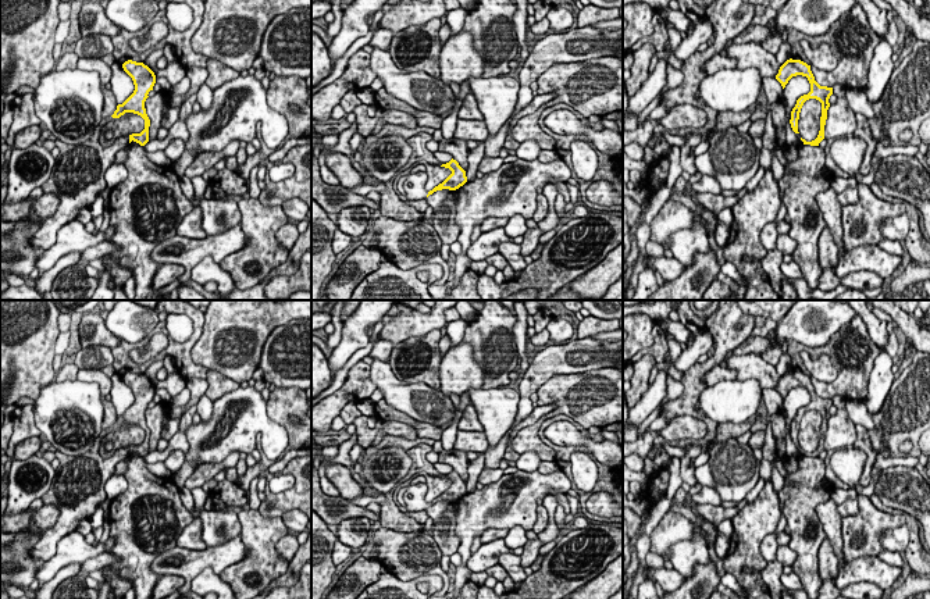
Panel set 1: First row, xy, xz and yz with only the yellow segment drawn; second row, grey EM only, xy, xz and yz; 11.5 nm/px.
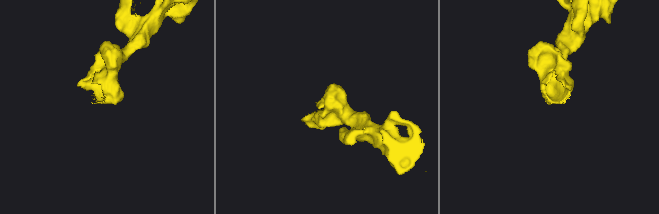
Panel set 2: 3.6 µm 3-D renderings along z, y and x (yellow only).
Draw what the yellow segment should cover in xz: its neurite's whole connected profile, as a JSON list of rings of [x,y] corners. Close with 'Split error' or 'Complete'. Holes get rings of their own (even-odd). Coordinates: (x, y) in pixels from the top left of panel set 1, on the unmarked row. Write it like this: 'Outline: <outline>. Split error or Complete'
Outline: [[[452,470],[449,474],[442,475],[441,478],[449,479],[452,485],[442,495],[430,502],[427,509],[442,500],[456,502],[467,493],[466,482],[459,477],[456,471]]]. Complete

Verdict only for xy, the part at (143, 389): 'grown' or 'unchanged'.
grown

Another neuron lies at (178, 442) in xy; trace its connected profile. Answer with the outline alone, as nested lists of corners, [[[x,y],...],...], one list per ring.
[[[190,406],[179,420],[179,429],[177,434],[168,441],[168,446],[164,450],[153,450],[152,453],[147,453],[145,456],[145,461],[152,464],[152,463],[158,463],[164,461],[168,454],[174,450],[182,450],[183,453],[189,452],[189,442],[186,439],[186,429],[192,424],[193,416],[197,413],[196,406]]]

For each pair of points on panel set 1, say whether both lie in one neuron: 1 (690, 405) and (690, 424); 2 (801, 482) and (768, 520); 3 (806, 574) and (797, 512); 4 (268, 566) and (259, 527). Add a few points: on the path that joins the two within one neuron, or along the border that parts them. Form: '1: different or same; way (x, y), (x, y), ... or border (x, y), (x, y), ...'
1: different; border (698, 417), (676, 416), (673, 419)
2: different; border (777, 494), (783, 513)
3: same; way (806, 559), (806, 544), (800, 535), (800, 527)
4: same; way (262, 556), (260, 537)

